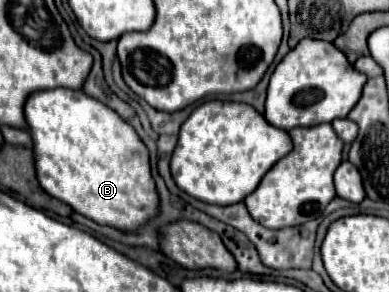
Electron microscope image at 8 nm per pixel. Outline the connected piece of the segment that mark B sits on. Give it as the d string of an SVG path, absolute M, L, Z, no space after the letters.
M37 90L31 92L25 100L25 120L27 132L33 140L37 180L49 196L69 204L75 212L91 218L97 224L113 226L119 230L135 230L145 220L157 214L159 198L155 182L151 178L147 148L139 140L135 130L125 120L121 120L111 108L81 90Z

